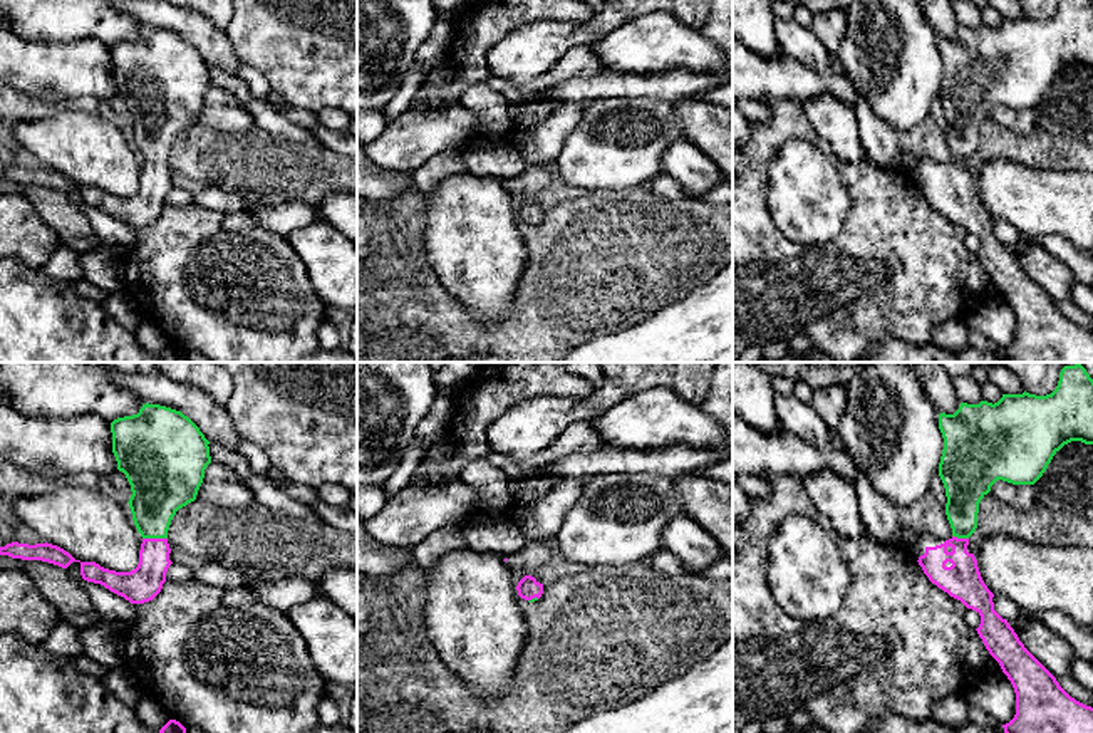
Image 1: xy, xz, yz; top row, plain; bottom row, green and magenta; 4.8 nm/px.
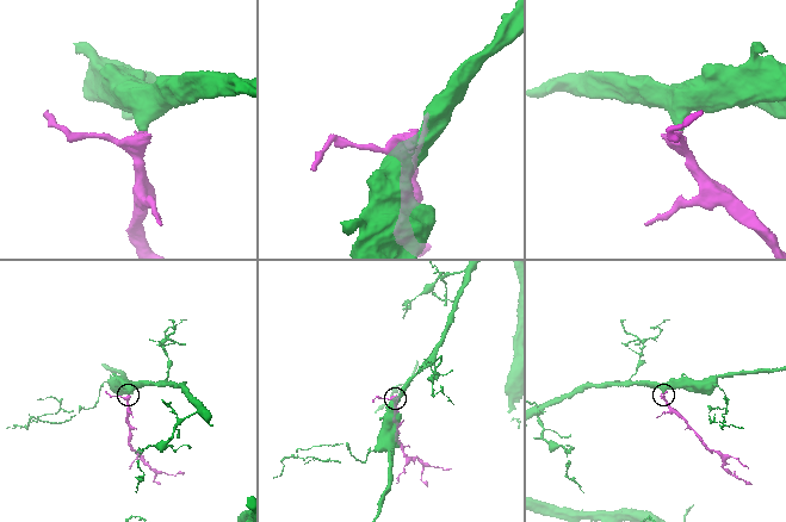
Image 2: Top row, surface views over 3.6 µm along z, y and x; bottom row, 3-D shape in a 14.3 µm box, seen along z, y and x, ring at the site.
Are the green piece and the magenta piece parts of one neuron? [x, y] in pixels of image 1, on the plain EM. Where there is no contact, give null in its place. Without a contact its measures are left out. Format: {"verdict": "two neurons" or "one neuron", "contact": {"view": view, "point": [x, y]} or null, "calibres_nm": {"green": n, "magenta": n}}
{"verdict": "one neuron", "contact": {"view": "xy", "point": [155, 161]}, "calibres_nm": {"green": 280, "magenta": 170}}

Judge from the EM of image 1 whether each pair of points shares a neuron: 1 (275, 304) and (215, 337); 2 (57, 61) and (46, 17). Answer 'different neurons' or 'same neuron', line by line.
1: same neuron
2: different neurons

